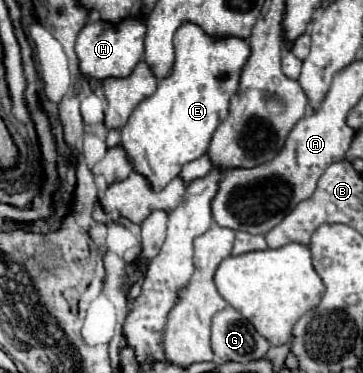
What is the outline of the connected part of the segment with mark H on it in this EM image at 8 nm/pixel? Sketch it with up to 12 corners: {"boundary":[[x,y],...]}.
{"boundary":[[138,16],[94,22],[76,40],[88,80],[128,78],[144,54]]}

